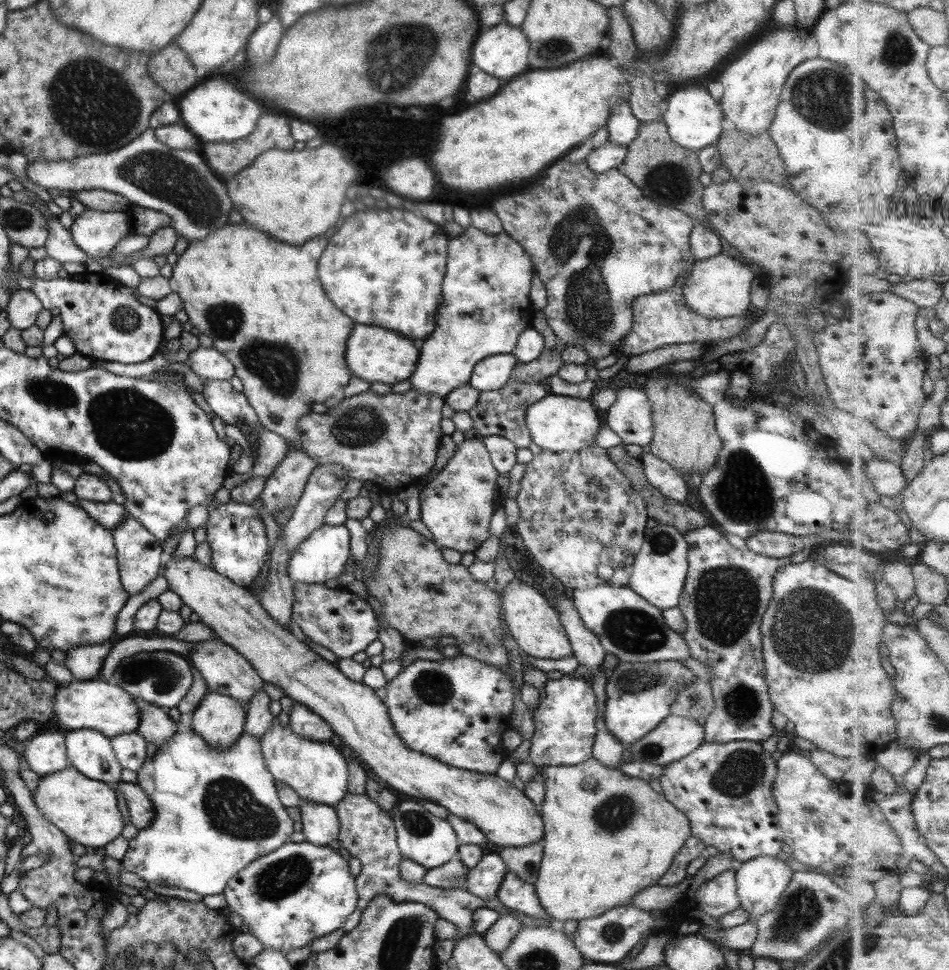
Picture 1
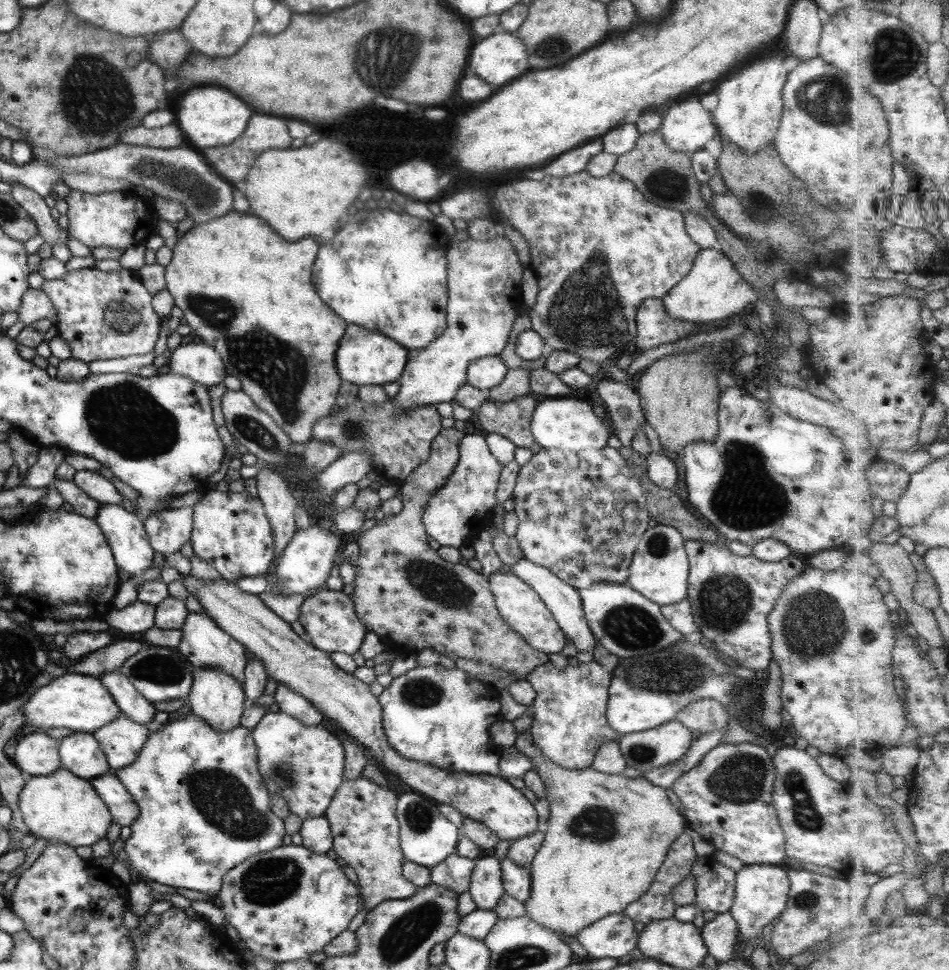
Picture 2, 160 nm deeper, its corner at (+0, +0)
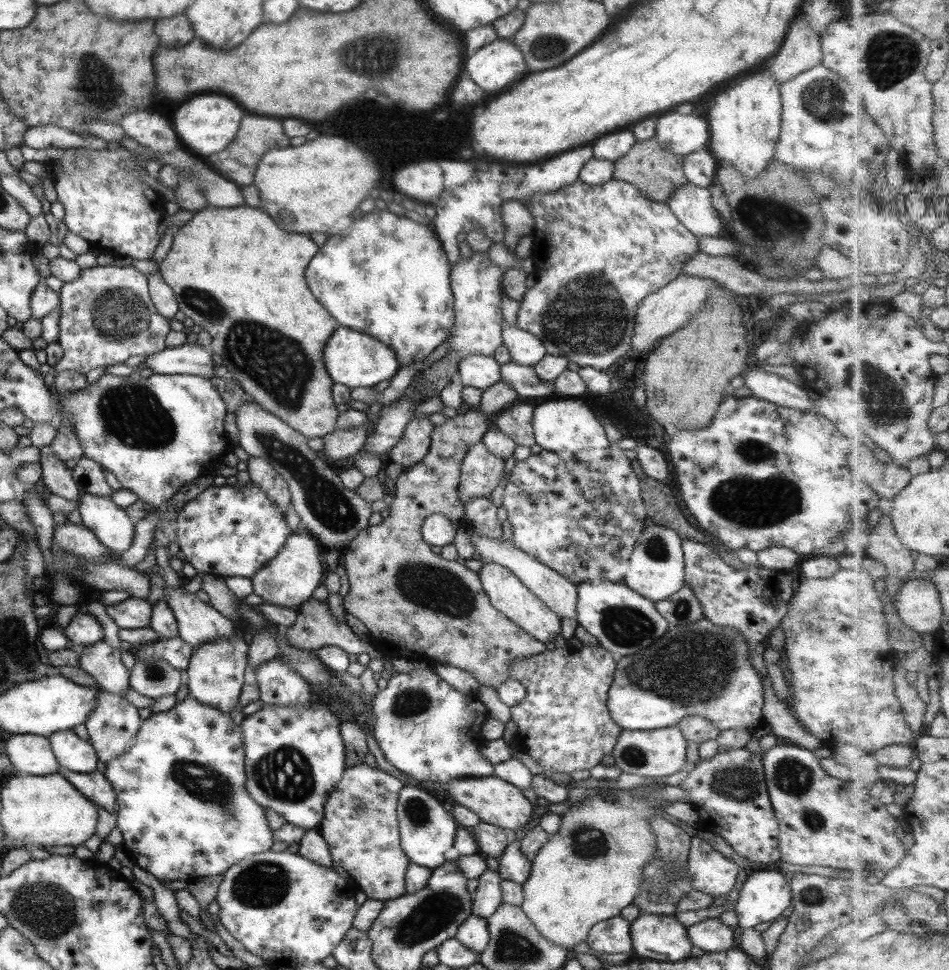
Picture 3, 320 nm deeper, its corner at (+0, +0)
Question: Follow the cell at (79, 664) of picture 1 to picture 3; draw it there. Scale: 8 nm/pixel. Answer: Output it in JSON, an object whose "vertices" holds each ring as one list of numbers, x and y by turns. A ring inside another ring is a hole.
{"vertices":[[82,609,75,612,75,615,71,617,68,624,63,628,62,633,68,638,70,647,91,646,91,644,99,642,103,636,99,622,93,615]]}

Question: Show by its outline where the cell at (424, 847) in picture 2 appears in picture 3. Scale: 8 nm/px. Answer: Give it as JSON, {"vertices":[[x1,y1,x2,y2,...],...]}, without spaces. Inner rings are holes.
{"vertices":[[404,786,397,798,396,819,400,847,409,862,432,869,445,861,445,850,452,846,458,825,451,812,441,807,441,802,418,787]]}

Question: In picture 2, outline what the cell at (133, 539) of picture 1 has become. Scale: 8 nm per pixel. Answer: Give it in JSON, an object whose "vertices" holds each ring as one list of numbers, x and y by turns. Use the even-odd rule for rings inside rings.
{"vertices":[[100,503,94,521,107,541,118,570,121,569,128,575,135,576,149,568,153,549,147,542,142,520,137,518,135,513,125,511,121,505]]}

